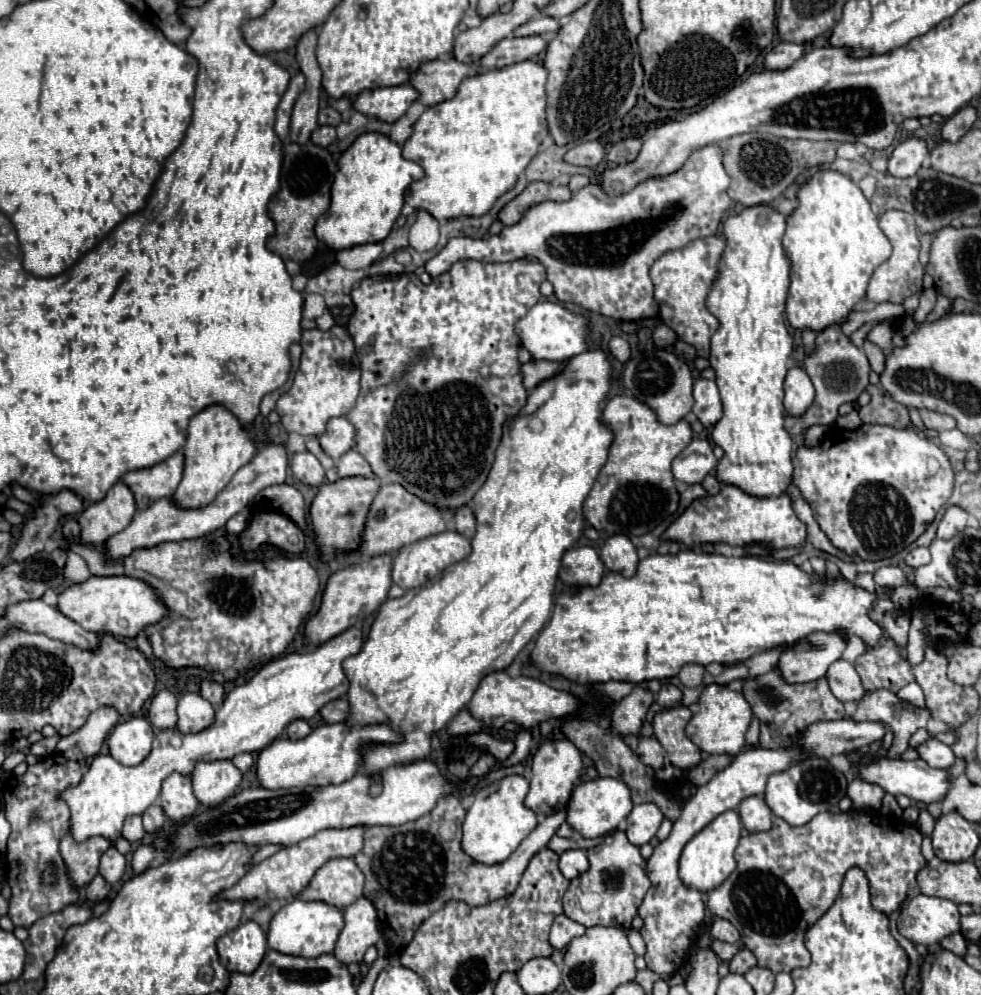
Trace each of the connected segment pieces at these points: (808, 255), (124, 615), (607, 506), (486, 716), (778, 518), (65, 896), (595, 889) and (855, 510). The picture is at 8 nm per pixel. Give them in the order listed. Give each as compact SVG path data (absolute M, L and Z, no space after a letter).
M820 170L798 192L798 208L790 214L782 246L790 256L790 290L786 298L786 318L796 330L822 332L828 326L844 324L852 308L866 296L872 272L890 258L892 244L878 226L878 216L870 210L870 202L862 190L844 174L834 170Z
M90 576L82 584L74 584L60 594L58 608L74 622L92 632L112 632L120 638L136 638L146 626L158 624L170 614L158 592L144 580L132 576Z
M614 396L606 402L602 418L614 432L608 462L600 470L586 502L584 518L608 534L640 536L656 528L678 510L680 494L672 476L672 460L692 442L692 428L686 420L662 424L656 412L634 396Z
M504 670L490 672L480 680L478 690L474 692L474 698L466 706L466 710L484 724L484 728L502 728L508 720L532 728L548 718L562 718L572 714L578 708L578 700L568 692L558 692L550 686L546 686L540 680L528 678L528 676L508 676Z
M726 484L716 496L696 498L686 512L674 520L668 530L662 534L662 540L682 542L686 548L698 548L700 544L730 544L730 546L750 546L750 544L766 544L772 548L788 548L788 546L804 546L804 524L796 518L790 498L770 496L758 498L750 496L738 486Z
M54 754L28 766L22 776L12 776L4 784L6 820L12 826L6 850L6 882L12 888L8 918L14 922L14 926L30 928L40 916L60 912L78 900L78 890L68 878L68 868L62 862L54 862L58 868L56 886L44 886L40 882L40 874L48 864L48 856L60 856L60 832L70 818L70 808L64 802L62 792L78 786L82 776L84 770L78 762L68 760L62 754Z
M614 830L610 834L604 836L604 840L586 850L588 854L588 862L590 862L590 870L584 872L580 876L580 890L582 894L594 894L600 898L600 906L596 910L582 910L578 898L570 898L570 890L566 892L566 900L564 900L564 914L590 928L590 926L614 926L614 928L622 928L622 930L630 930L632 918L638 914L638 906L642 904L644 894L650 888L650 880L646 876L646 860L640 854L640 848L630 844L626 838L626 832Z
M862 424L856 430L838 430L814 448L800 446L794 456L792 482L816 510L816 520L830 542L862 560L882 560L912 544L936 518L938 510L952 496L954 470L946 452L914 428L892 428Z

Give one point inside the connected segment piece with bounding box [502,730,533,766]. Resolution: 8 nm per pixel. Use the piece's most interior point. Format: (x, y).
(524, 741)

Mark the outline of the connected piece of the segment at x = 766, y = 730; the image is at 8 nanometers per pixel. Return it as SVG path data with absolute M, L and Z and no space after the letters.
M770 670L764 676L744 680L742 688L744 698L748 700L752 712L760 720L760 748L780 750L792 746L792 736L812 722L820 720L838 720L846 716L844 704L830 692L826 678L806 682L806 684L786 684L780 678L778 670Z

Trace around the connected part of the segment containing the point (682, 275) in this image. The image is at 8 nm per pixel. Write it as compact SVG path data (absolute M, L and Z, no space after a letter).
M708 236L702 240L690 242L686 248L664 254L650 268L654 282L654 298L660 304L660 316L666 326L670 326L682 342L688 342L696 348L698 356L710 356L710 336L718 330L720 322L706 308L706 294L712 280L716 278L716 264L724 252L724 240L718 236Z

